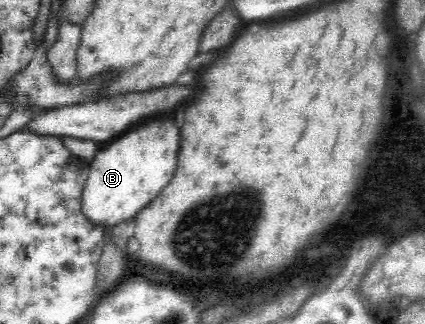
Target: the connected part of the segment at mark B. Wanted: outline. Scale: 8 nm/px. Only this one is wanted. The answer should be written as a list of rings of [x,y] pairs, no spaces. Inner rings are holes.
[[[153,118],[129,130],[105,150],[96,150],[89,160],[88,177],[81,195],[81,212],[89,223],[101,226],[105,232],[113,227],[129,222],[141,210],[147,208],[159,196],[159,192],[169,184],[177,164],[179,127],[169,118]]]

